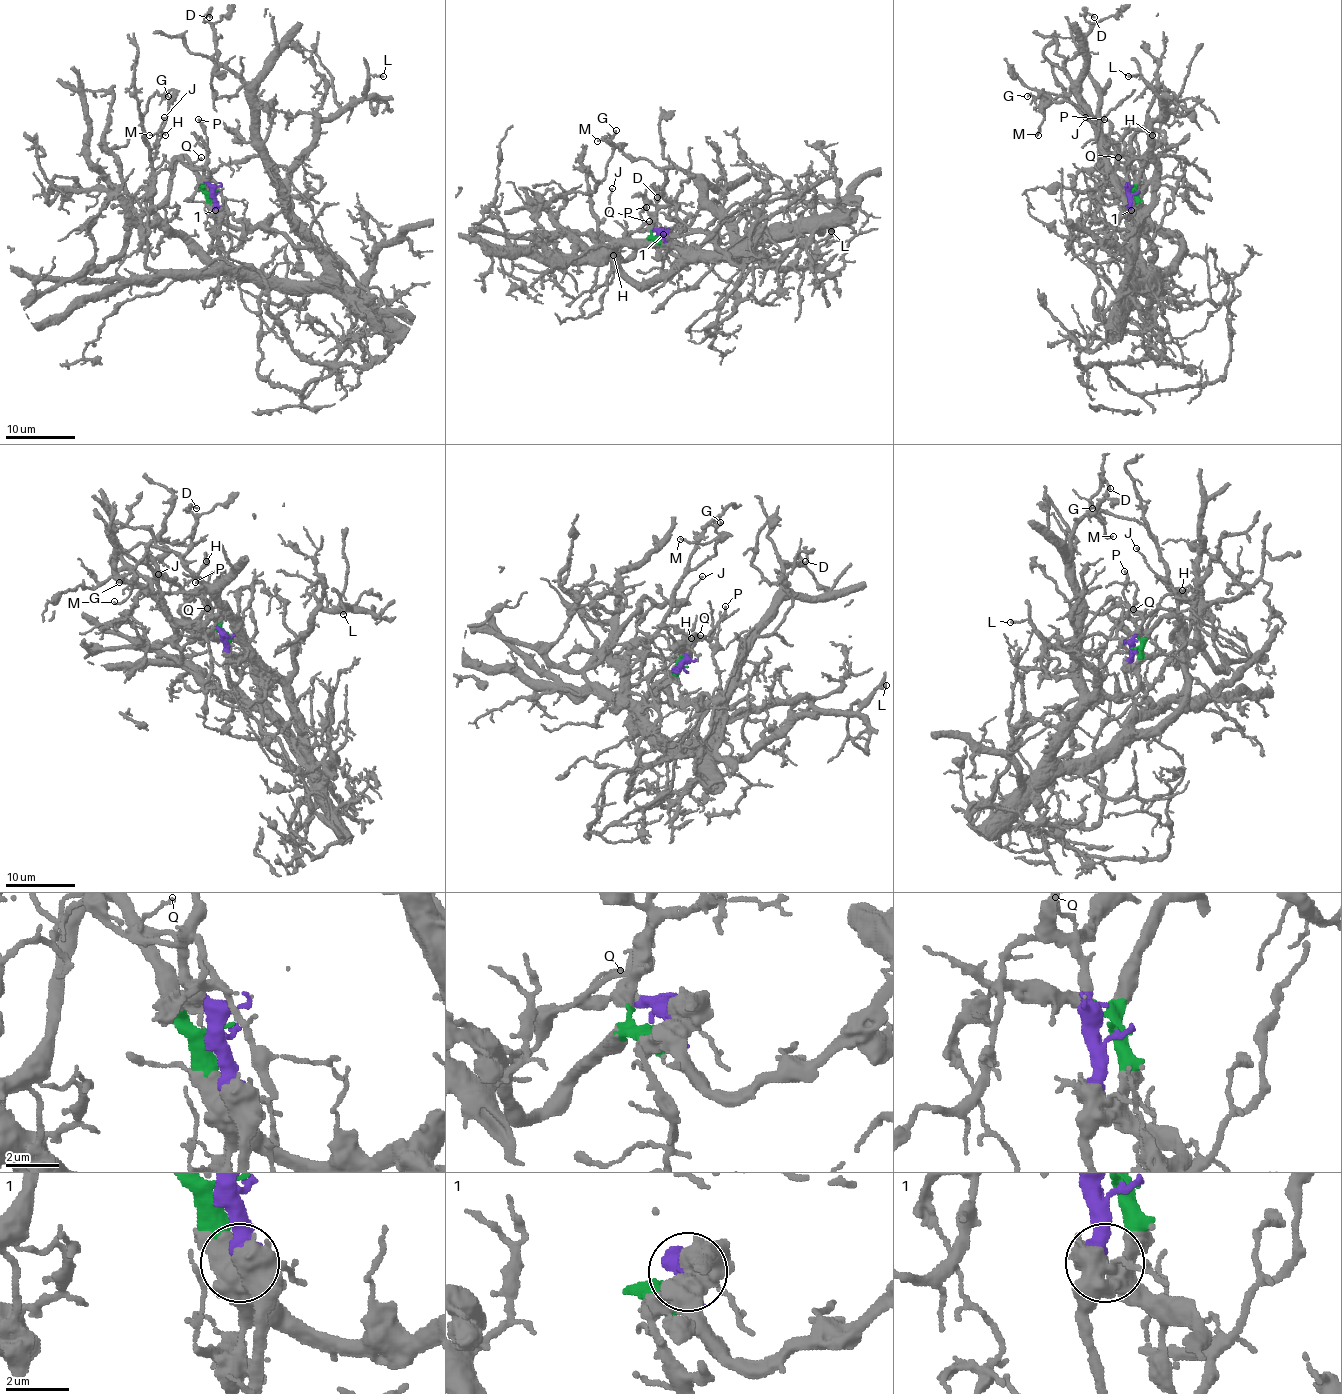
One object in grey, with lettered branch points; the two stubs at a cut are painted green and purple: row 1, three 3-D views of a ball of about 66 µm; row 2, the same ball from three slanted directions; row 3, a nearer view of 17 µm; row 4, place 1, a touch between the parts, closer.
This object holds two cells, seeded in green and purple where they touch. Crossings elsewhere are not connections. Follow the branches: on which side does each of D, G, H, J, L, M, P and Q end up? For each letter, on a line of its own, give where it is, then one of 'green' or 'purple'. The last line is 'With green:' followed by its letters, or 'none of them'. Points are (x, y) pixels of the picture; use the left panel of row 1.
D: (209, 17) | purple
G: (168, 96) | purple
H: (165, 135) | purple
J: (164, 117) | purple
L: (383, 76) | purple
M: (149, 135) | purple
P: (198, 119) | purple
Q: (201, 157) | purple
With green: none of them

